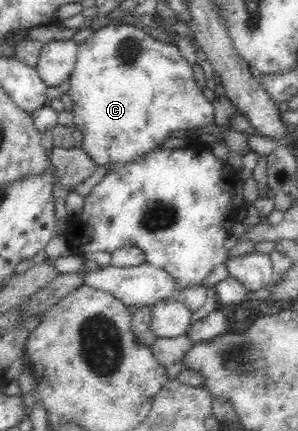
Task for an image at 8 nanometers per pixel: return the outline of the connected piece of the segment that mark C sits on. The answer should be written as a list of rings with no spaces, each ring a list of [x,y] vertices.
[[[111,21],[108,25],[102,27],[102,29],[93,31],[82,43],[79,43],[76,63],[72,73],[69,75],[69,80],[70,88],[67,94],[73,101],[71,113],[73,114],[74,123],[83,134],[81,148],[96,162],[96,165],[110,167],[124,165],[145,156],[145,153],[157,150],[163,140],[170,137],[170,133],[173,131],[201,129],[215,121],[213,103],[202,94],[202,88],[198,85],[193,74],[193,66],[190,66],[188,61],[180,54],[178,46],[174,42],[162,43],[162,41],[146,34],[144,30],[139,29],[133,24],[112,24]]]

